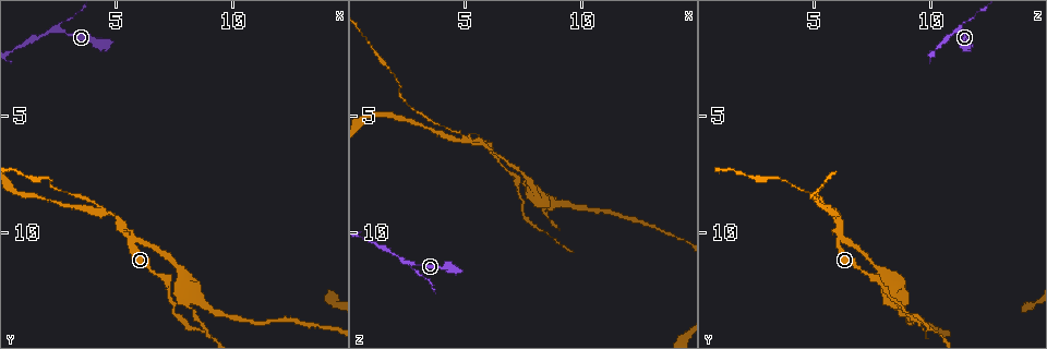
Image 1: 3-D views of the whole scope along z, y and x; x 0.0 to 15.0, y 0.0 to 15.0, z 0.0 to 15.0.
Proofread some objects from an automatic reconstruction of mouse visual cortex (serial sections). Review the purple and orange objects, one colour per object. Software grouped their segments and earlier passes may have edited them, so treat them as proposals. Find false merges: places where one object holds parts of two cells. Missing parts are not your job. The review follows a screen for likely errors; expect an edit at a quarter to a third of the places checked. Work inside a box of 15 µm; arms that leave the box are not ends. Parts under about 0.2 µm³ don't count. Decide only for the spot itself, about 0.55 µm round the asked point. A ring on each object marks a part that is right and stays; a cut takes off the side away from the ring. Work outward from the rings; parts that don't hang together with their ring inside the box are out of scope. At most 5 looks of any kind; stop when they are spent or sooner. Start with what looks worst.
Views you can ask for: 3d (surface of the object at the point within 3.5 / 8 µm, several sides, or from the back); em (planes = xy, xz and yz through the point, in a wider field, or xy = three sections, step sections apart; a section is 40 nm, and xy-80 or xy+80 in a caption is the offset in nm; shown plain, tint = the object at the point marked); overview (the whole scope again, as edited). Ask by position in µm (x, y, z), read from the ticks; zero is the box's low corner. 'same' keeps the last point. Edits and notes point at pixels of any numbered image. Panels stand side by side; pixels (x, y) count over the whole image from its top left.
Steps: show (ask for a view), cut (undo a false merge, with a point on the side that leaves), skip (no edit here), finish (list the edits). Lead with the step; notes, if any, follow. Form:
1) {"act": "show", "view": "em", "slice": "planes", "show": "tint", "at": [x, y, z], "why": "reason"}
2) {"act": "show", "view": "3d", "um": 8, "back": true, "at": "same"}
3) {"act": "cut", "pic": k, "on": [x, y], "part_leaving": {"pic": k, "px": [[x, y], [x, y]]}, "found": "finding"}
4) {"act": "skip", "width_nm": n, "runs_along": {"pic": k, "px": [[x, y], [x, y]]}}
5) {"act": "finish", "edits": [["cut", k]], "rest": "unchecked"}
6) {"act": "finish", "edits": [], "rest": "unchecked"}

{"act": "show", "view": "3d", "um": 8, "at": [5.1, 9.4, 6.1], "why": "arms run side by side"}

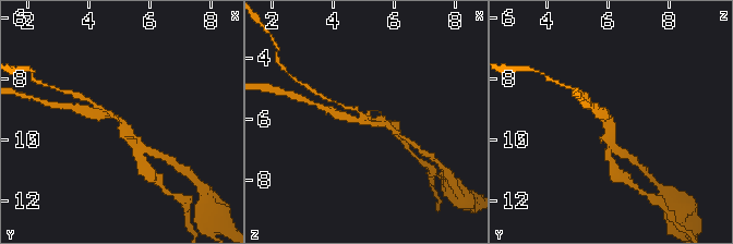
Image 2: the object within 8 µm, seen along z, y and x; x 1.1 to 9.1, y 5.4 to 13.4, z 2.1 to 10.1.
{"act": "show", "view": "em", "slice": "planes", "show": "tint", "at": [5.1, 9.5, 5.9], "why": "now the EM"}

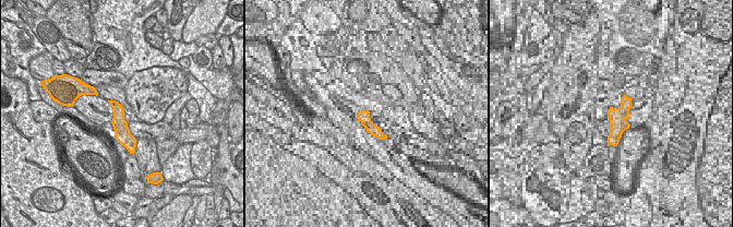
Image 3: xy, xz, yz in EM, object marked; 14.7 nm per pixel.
{"act": "cut", "pic": 2, "on": [97, 113], "part_leaving": {"pic": 2, "px": [[144, 149], [178, 165]]}, "found": "two cells meet here"}

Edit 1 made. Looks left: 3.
{"act": "show", "view": "overview"}

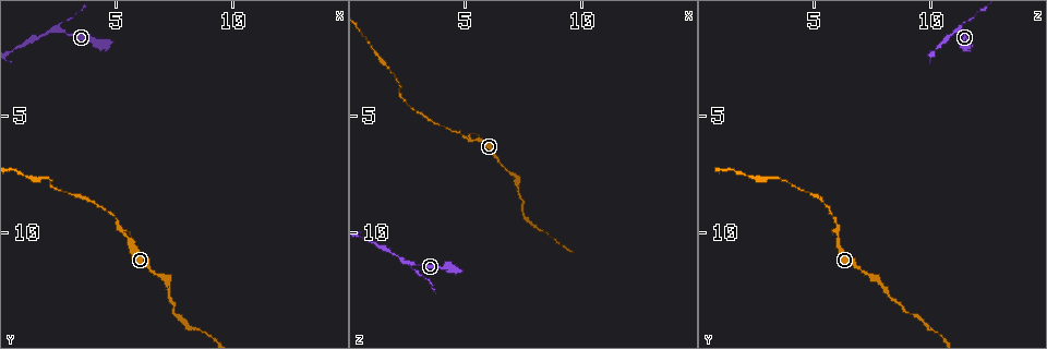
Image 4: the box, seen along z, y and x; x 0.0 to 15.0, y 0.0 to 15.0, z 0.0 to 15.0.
{"act": "show", "view": "3d", "um": 3.5, "at": [2.6, 1.0, 11.4], "why": "three arms meet"}

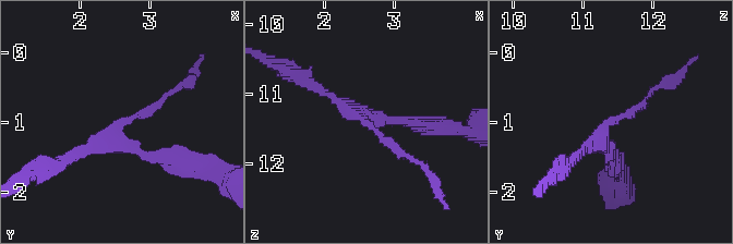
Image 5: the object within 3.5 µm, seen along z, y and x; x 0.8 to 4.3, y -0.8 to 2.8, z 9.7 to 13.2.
{"act": "show", "view": "em", "slice": "xy", "step": 2, "show": "tint", "at": [2.60, 1.05, 11.35], "arms": 3, "arm_widths_nm": [150, 150, 150], "why": "shape alone is not enough"}

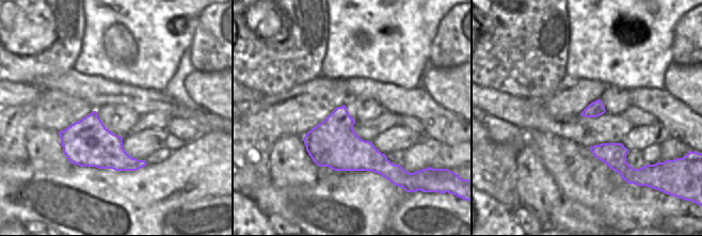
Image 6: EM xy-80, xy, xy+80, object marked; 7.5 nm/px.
{"act": "skip", "runs_along": {"pic": 5, "px": [[612, 160], [603, 131], [651, 94]]}, "found": "one cell here"}

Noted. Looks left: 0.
{"act": "finish", "edits": [["cut", 2]], "rest": "unchecked"}

